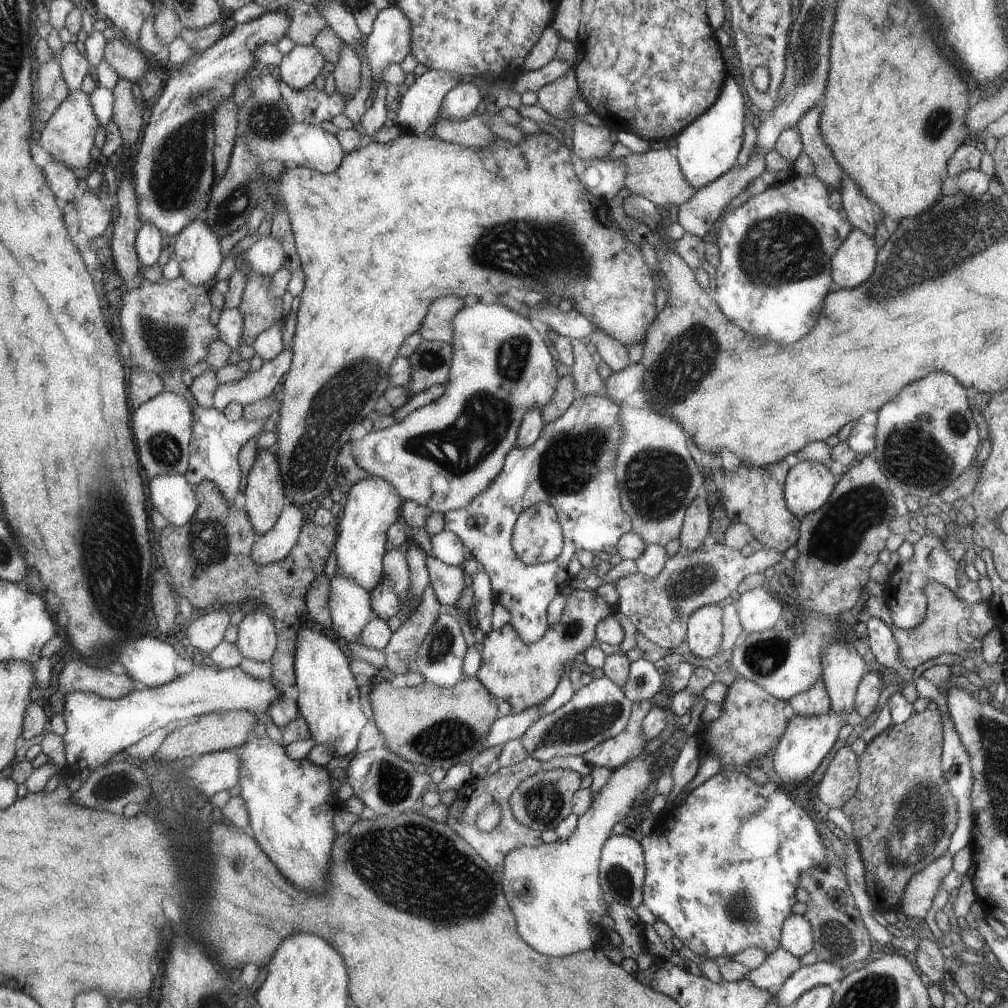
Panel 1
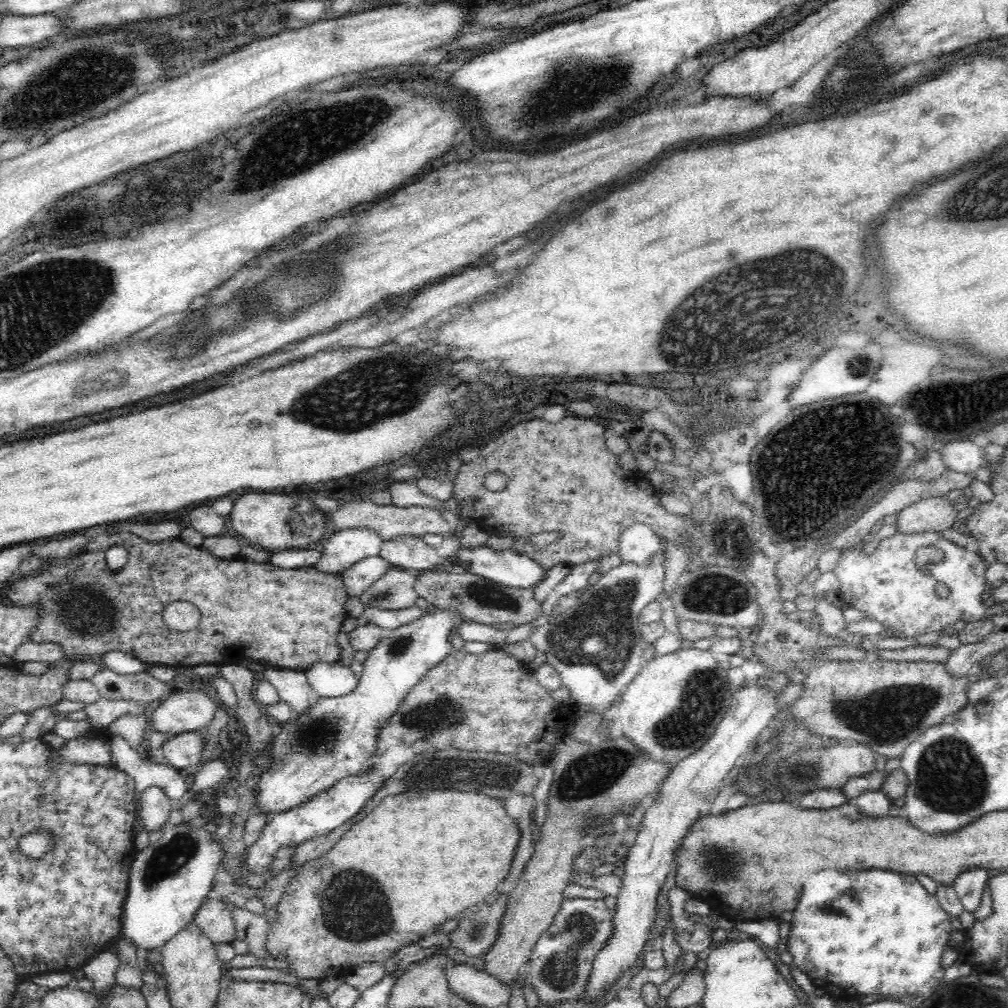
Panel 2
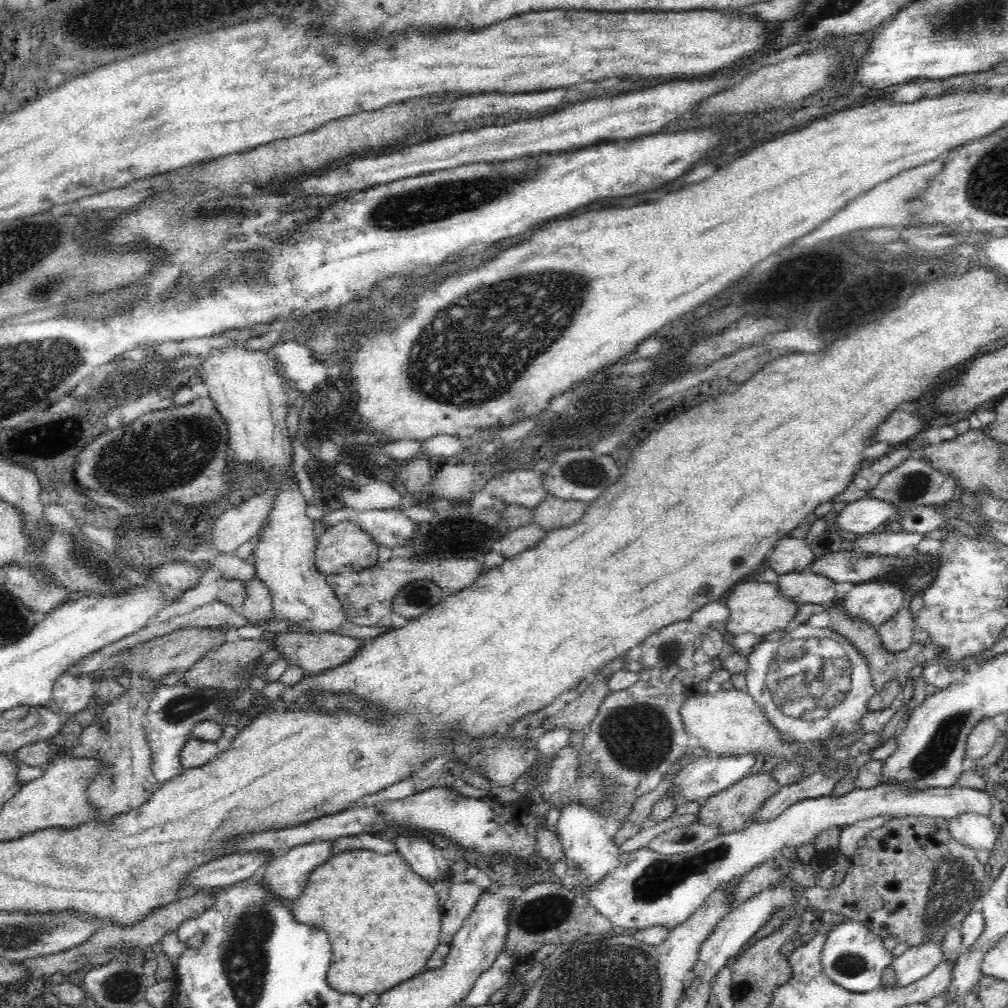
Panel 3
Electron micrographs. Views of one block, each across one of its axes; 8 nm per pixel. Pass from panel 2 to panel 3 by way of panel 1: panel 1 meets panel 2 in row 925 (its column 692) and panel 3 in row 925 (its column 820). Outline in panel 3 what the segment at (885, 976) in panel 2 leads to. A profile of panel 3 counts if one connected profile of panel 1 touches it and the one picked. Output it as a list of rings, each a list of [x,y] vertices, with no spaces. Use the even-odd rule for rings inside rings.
[[[844,922],[834,926],[828,932],[821,950],[821,963],[826,976],[837,985],[843,986],[853,993],[867,993],[881,986],[882,970],[893,964],[891,950],[883,945],[883,939],[874,934],[868,927],[856,922]]]

